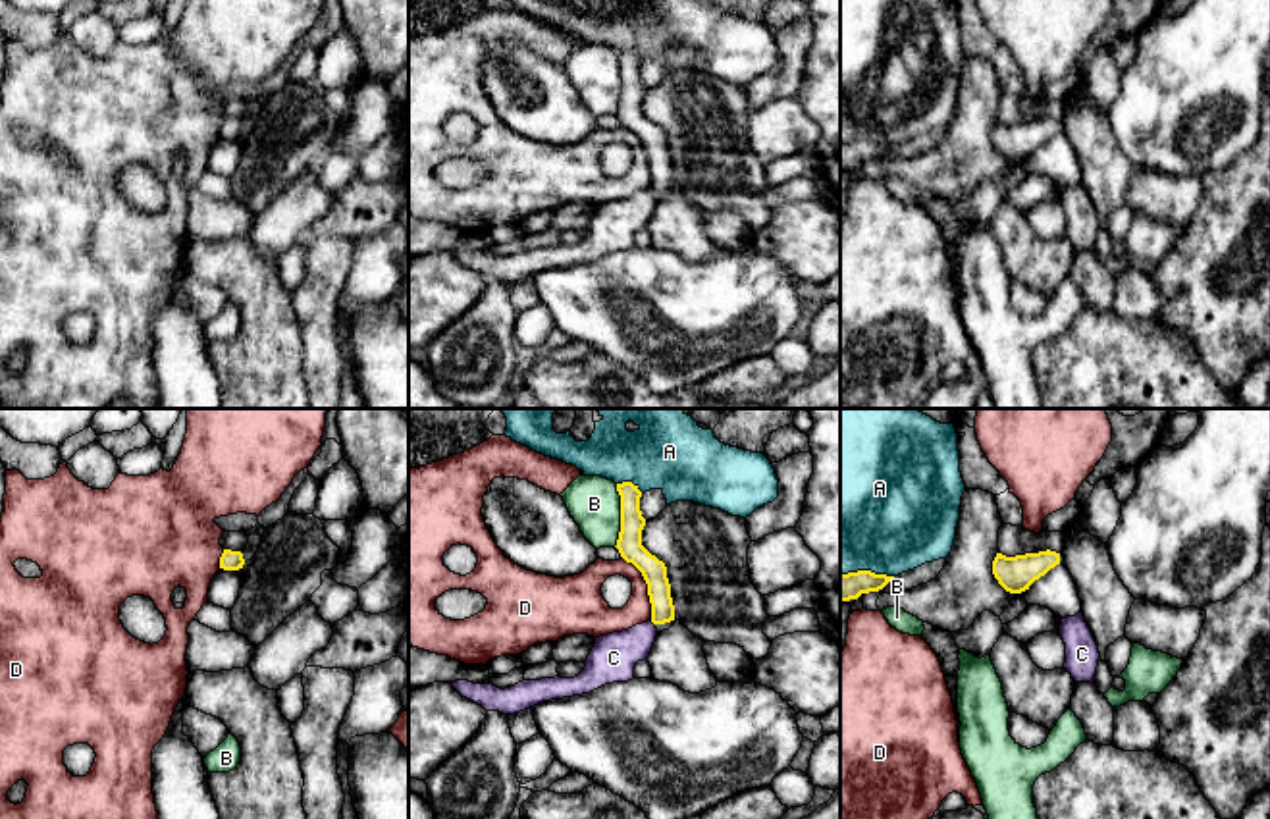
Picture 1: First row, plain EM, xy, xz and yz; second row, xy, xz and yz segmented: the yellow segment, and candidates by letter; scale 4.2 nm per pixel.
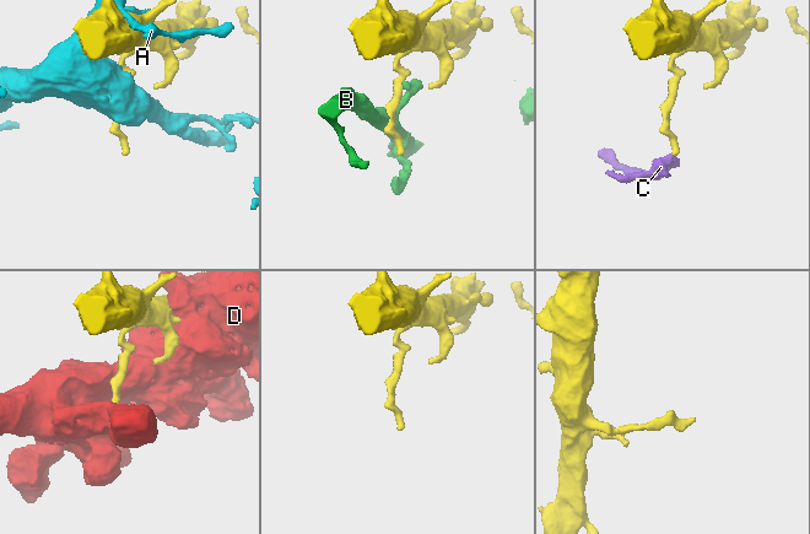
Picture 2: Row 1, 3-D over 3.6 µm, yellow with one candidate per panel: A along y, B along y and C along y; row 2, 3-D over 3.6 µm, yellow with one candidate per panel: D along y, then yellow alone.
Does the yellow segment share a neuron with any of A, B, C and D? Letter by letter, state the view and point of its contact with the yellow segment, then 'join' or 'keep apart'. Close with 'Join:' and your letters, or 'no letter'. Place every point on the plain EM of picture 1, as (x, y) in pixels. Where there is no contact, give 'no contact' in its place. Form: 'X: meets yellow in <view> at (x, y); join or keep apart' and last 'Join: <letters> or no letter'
A: meets yellow in xz at (631, 51); keep apart
B: meets yellow in xz at (621, 83); keep apart
C: no contact; join
D: meets yellow in xz at (648, 157); keep apart
Join: C

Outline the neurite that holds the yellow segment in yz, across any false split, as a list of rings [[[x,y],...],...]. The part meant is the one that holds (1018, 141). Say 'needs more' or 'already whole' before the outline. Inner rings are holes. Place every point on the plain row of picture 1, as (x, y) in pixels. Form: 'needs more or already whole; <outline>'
already whole; [[[1050,118],[1016,125],[996,121],[992,143],[1006,160],[1021,162],[1056,133],[1060,133],[1060,121]]]

